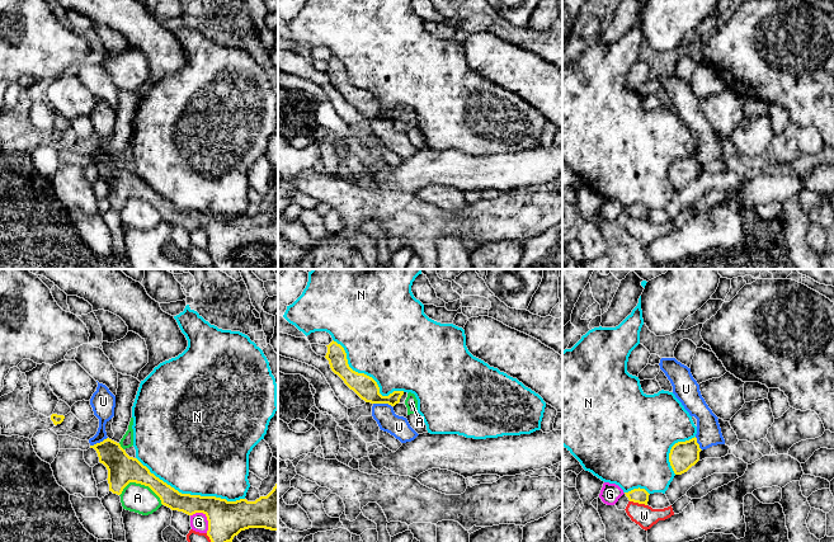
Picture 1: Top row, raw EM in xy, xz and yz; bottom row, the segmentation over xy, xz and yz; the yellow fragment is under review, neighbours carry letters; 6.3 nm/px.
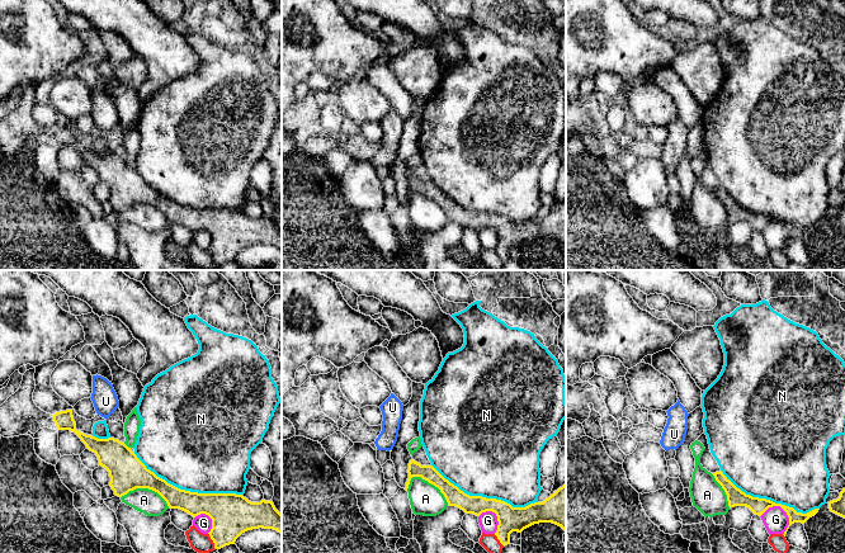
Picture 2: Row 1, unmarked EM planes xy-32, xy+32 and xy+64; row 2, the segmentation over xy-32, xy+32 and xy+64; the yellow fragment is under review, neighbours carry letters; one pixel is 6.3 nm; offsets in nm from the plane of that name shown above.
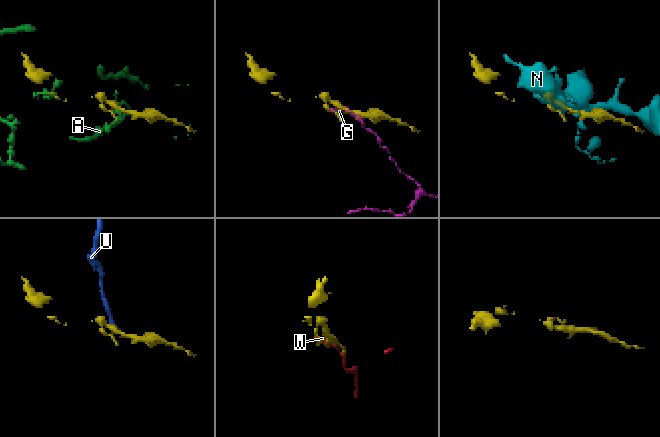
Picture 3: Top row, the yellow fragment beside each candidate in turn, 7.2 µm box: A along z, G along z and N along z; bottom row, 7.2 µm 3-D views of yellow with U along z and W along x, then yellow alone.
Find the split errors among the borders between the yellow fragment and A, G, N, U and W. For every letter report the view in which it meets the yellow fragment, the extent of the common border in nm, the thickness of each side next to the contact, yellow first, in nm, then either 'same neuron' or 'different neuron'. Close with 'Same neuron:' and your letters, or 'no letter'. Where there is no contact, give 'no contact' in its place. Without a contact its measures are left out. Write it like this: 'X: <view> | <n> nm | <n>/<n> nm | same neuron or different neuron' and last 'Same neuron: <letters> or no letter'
A: xy | 280 nm | 190/180 nm | different neuron
G: xy | 160 nm | 240/110 nm | different neuron
N: xy | 750 nm | 200/500 nm | different neuron
U: xz | 120 nm | 150/140 nm | different neuron
W: yz | 120 nm | 100/140 nm | different neuron
Same neuron: no letter

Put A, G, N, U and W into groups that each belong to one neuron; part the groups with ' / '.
A / G / N / U / W

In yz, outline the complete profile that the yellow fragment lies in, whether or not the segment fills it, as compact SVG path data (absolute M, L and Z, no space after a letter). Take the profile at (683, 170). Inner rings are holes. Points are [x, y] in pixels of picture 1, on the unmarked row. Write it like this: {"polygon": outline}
{"polygon": "M696 152L685 157L675 159L669 169L669 178L674 189L682 190L694 182L699 176L701 166Z"}

